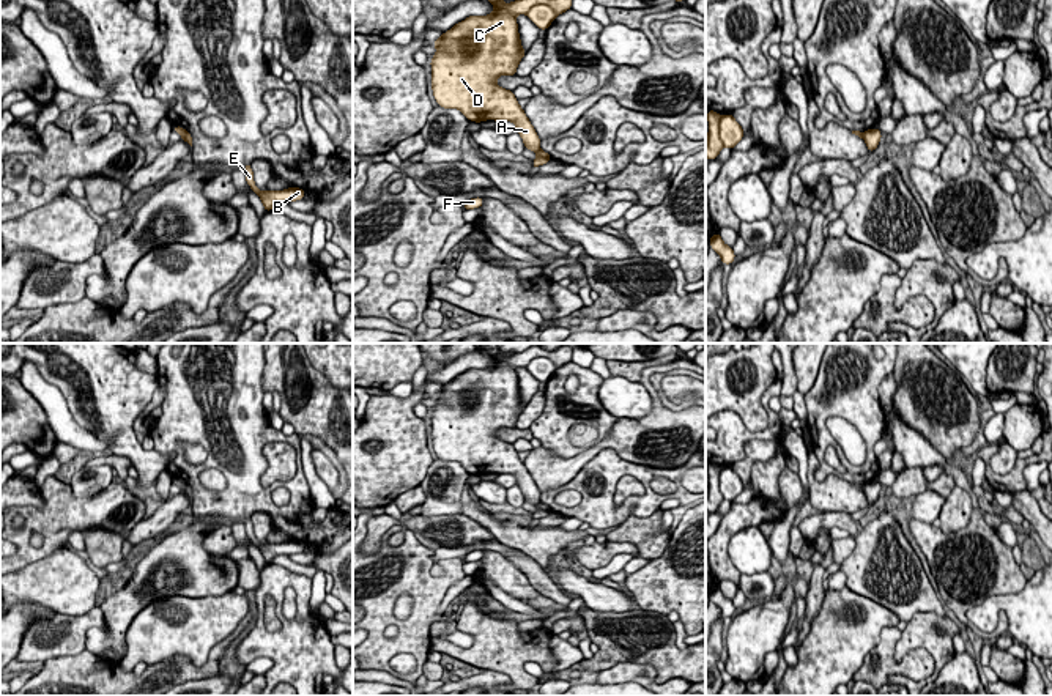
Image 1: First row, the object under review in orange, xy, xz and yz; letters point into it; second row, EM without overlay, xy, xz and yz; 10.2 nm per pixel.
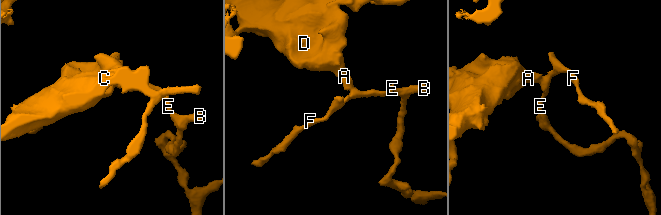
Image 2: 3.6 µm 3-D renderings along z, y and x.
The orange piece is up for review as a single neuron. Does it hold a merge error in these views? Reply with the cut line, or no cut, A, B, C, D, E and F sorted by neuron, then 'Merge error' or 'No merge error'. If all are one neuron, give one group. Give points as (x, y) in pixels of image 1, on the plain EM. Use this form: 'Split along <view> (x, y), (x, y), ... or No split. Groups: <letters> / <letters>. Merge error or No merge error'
Split along xz (525, 366), (536, 358), (548, 358), (558, 367). Groups: A C D / B E F. Merge error

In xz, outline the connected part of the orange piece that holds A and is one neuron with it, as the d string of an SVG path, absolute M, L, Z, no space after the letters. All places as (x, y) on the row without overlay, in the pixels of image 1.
M482 343L495 364L469 368L443 386L432 417L432 442L439 460L458 461L469 474L512 474L524 501L537 505L540 490L520 460L513 444L496 436L499 428L515 428L526 403L521 400L517 367L535 357L548 357L559 368L572 362L573 348L562 343L556 351L532 345L504 356L496 343Z

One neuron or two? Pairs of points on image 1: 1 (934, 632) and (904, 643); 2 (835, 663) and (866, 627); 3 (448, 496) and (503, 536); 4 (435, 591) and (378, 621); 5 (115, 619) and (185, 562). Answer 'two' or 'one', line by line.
1: one
2: one
3: two
4: one
5: one

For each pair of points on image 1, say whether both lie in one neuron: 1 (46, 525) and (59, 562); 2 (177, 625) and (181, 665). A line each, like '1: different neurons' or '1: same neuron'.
1: different neurons
2: different neurons

